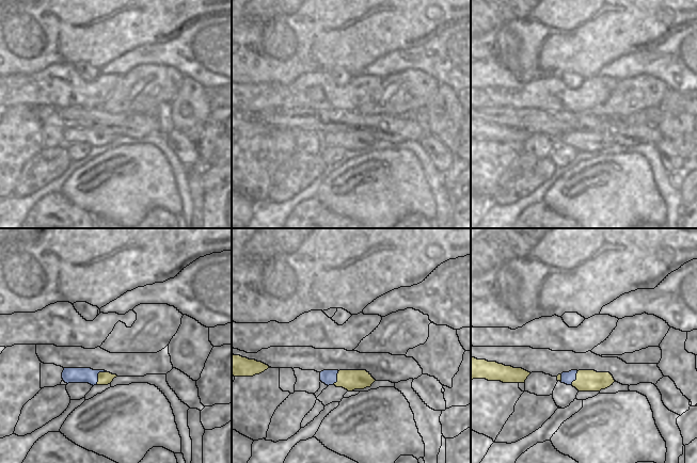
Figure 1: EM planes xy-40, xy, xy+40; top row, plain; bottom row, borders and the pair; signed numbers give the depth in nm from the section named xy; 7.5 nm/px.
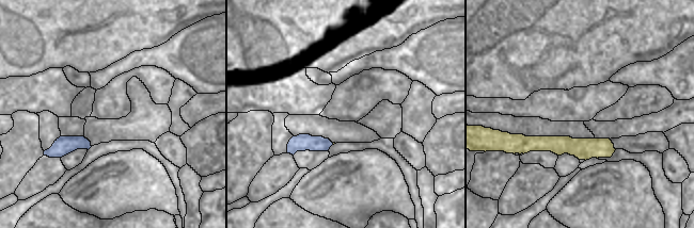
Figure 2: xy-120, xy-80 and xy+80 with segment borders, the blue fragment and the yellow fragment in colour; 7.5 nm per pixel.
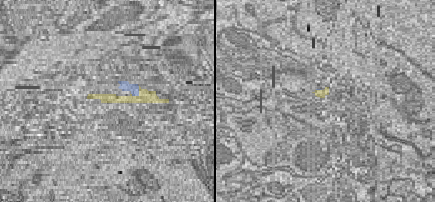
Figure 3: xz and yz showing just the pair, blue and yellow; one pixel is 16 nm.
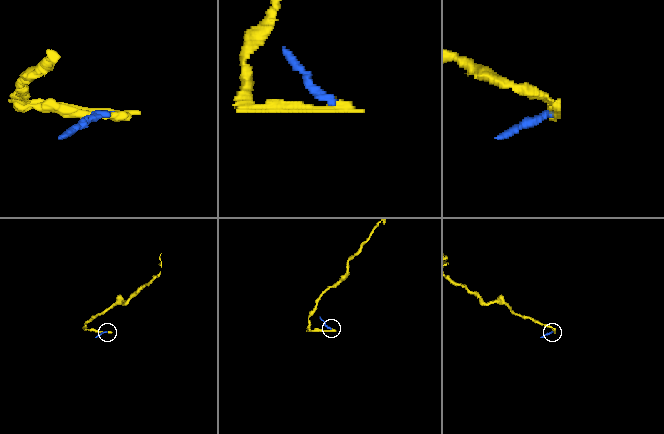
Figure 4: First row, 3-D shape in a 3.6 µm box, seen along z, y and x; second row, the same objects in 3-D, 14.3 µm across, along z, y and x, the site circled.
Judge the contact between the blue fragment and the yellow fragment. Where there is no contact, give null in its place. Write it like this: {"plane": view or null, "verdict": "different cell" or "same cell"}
{"plane": "xy-40", "verdict": "different cell"}

